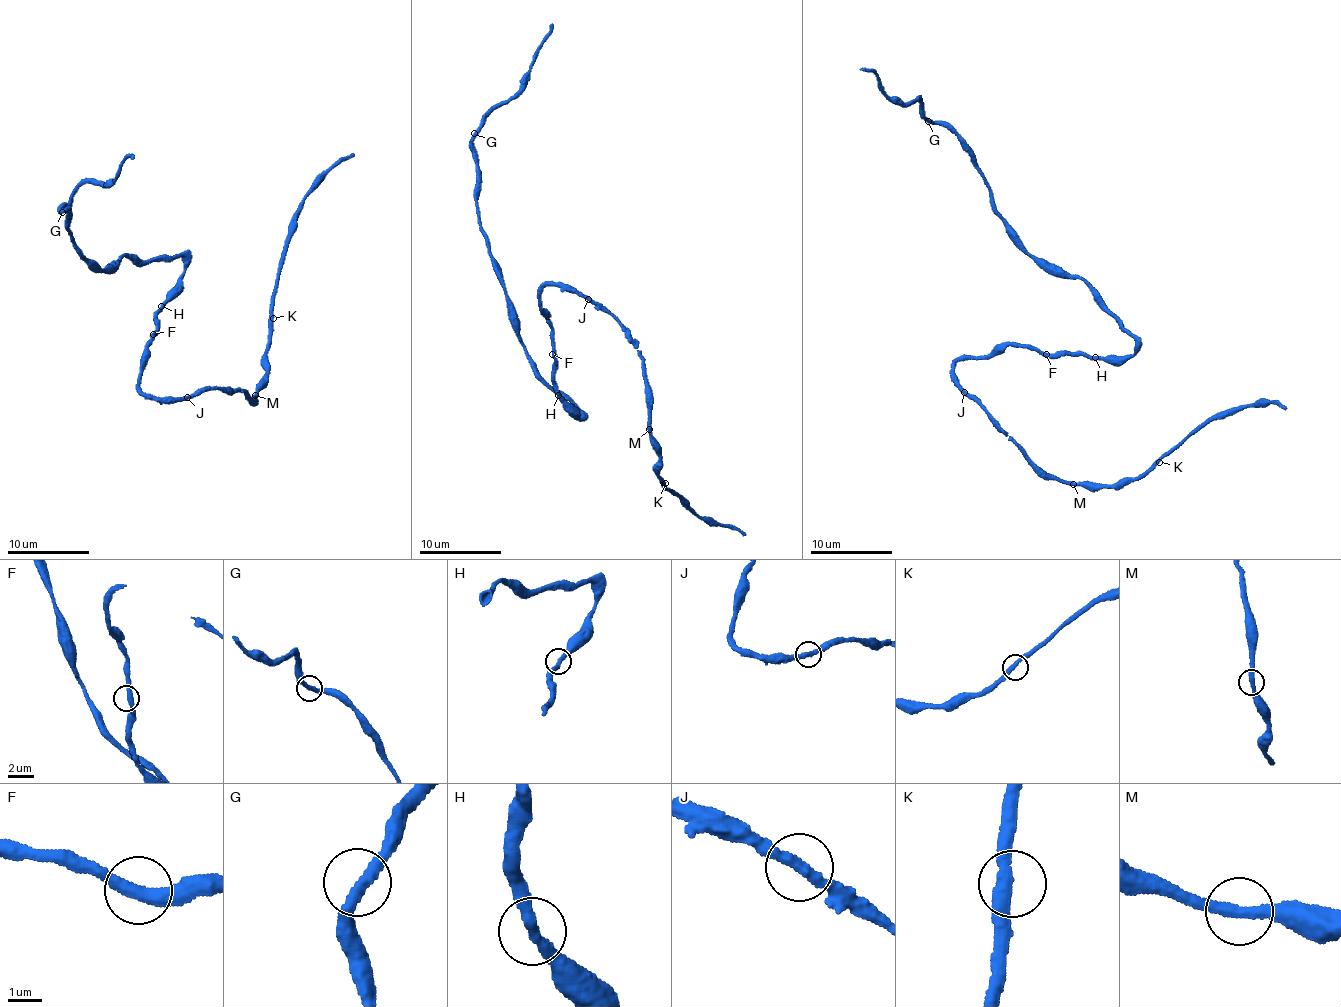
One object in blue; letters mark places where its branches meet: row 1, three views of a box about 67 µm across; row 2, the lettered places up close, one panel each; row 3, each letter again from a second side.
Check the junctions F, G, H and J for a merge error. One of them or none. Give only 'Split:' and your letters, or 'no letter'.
Split: no letter

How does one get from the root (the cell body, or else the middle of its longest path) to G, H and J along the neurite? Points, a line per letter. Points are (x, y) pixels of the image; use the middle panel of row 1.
G: (554, 353), (554, 388), (564, 410), (579, 419), (521, 346), (515, 309), (481, 229), (474, 133)
H: (554, 353), (554, 388), (558, 395)
J: (554, 353), (552, 324), (547, 311), (541, 309), (541, 289), (571, 286), (588, 299)

